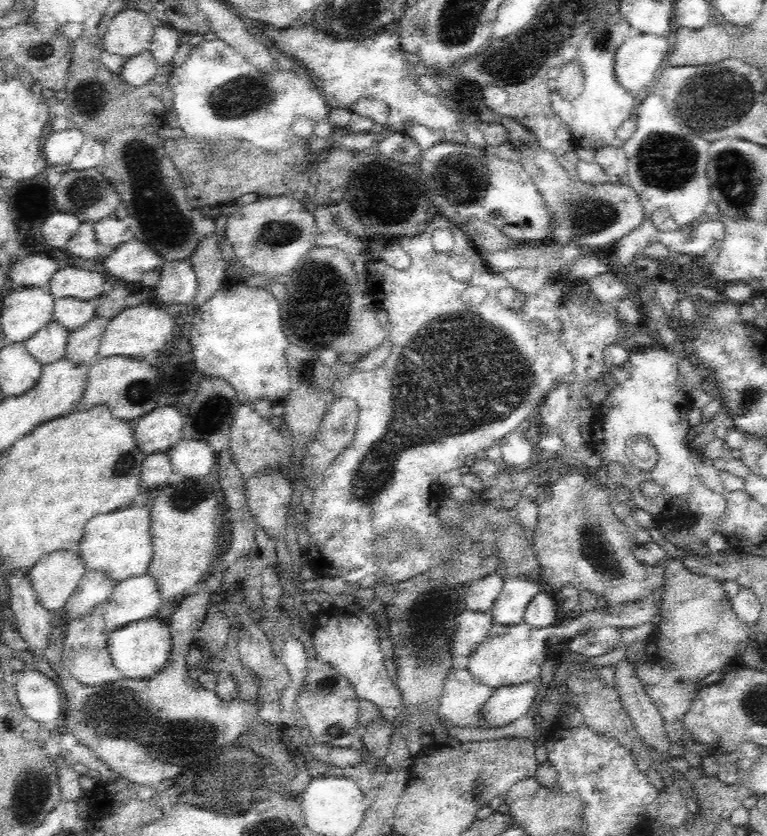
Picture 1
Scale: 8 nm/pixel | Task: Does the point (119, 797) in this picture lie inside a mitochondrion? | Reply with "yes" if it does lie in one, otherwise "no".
no

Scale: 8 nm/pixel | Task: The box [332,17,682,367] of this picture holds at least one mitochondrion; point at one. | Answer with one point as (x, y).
(521, 67)

